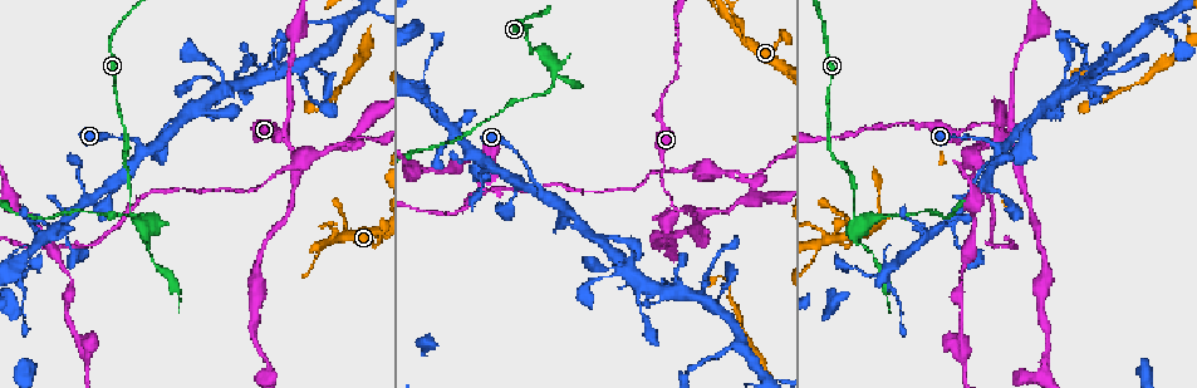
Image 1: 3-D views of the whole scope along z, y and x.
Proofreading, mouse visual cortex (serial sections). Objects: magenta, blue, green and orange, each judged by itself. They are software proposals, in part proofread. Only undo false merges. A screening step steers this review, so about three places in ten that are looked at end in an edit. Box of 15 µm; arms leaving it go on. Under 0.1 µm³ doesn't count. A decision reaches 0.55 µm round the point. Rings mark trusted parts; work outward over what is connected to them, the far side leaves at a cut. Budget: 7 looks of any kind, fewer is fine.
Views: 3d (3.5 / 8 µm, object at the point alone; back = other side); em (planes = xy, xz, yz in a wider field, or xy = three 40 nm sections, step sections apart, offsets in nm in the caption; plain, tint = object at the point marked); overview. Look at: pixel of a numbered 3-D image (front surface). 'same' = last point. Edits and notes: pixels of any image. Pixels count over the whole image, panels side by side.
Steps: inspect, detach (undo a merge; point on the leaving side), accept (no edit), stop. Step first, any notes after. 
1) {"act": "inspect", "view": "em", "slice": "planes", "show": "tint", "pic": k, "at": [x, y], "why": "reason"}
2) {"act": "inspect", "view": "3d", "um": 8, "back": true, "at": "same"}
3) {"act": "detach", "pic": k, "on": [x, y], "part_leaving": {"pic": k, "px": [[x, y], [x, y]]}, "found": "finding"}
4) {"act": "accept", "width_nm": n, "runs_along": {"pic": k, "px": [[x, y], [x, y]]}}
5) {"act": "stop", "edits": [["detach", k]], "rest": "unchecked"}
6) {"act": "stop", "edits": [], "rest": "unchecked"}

{"act": "inspect", "view": "3d", "um": 3.5, "pic": 1, "at": [164, 152], "why": "abrupt turn"}

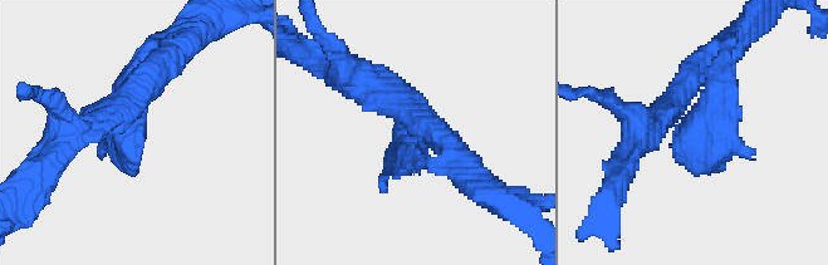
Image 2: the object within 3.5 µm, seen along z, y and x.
{"act": "inspect", "view": "em", "slice": "planes", "show": "tint", "pic": 2, "at": [705, 127]}

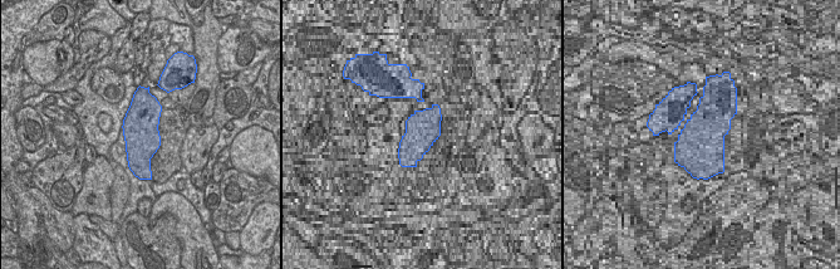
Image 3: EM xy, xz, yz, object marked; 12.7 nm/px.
{"act": "accept", "runs_along": {"pic": 2, "px": [[651, 126], [734, 75]]}, "found": "all the same cell"}

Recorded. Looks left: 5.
{"act": "inspect", "view": "3d", "um": 3.5, "pic": 1, "at": [283, 133], "why": "three arms meet"}

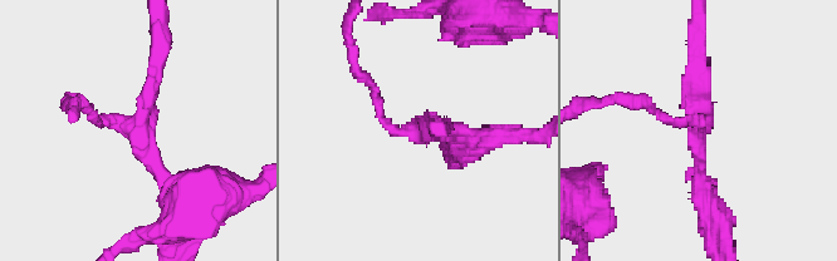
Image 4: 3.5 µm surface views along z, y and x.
{"act": "inspect", "view": "em", "slice": "xy", "step": 3, "show": "tint", "pic": 4, "at": [705, 122], "why": "shape alone is not enough"}

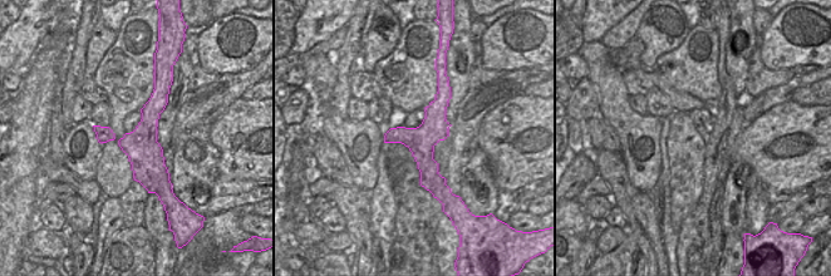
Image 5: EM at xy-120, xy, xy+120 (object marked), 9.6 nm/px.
{"act": "inspect", "view": "em", "slice": "planes", "show": "tint", "at": "same", "why": "cut it another way"}

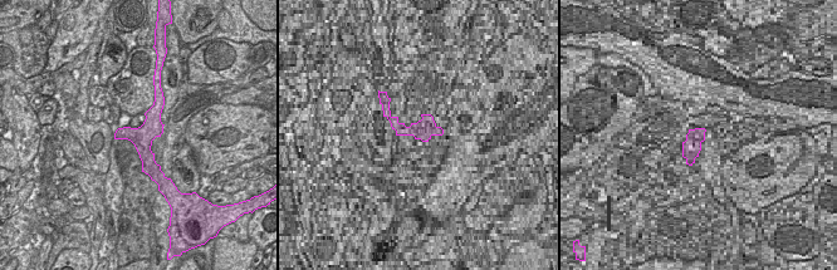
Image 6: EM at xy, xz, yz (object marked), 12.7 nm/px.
{"act": "accept", "runs_along": {"pic": 4, "px": [[81, 106], [127, 121], [172, 193]]}, "found": "one cell here"}

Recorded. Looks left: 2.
{"act": "inspect", "view": "3d", "um": 3.5, "pic": 1, "at": [281, 72], "why": "branch point"}

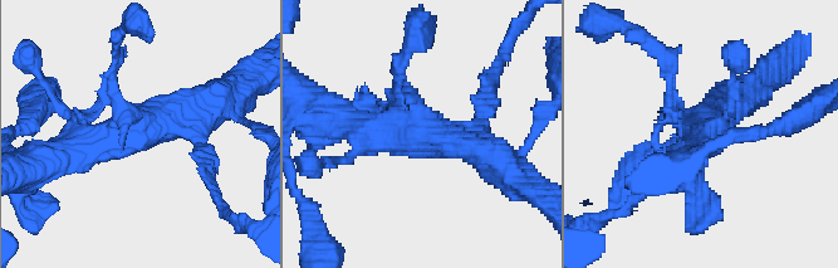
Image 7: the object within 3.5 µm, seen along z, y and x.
{"act": "inspect", "view": "em", "slice": "xy", "step": 1, "show": "tint", "pic": 7, "at": [406, 130]}

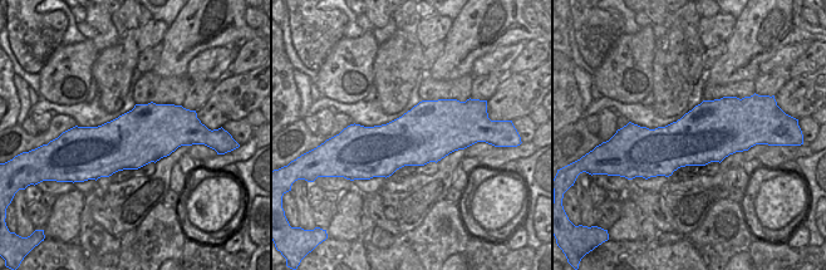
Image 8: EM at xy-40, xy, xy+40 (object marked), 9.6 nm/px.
{"act": "accept", "runs_along": {"pic": 7, "px": [[53, 160], [200, 110]]}, "found": "all the same cell"}

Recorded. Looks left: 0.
{"act": "stop", "edits": [], "rest": "unchecked"}

